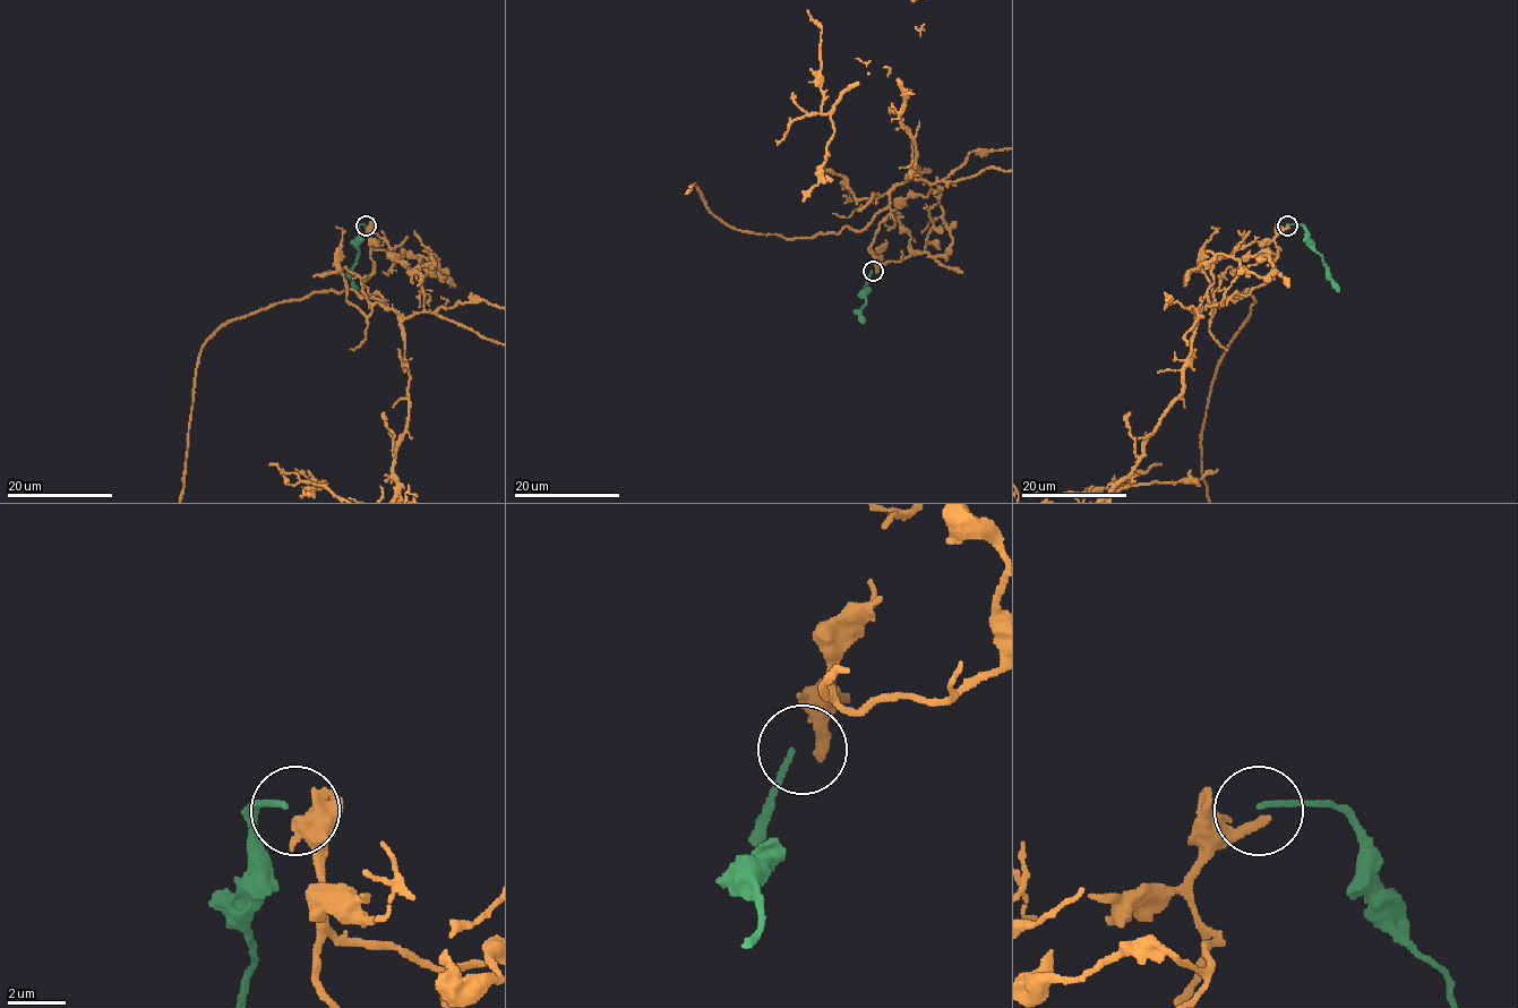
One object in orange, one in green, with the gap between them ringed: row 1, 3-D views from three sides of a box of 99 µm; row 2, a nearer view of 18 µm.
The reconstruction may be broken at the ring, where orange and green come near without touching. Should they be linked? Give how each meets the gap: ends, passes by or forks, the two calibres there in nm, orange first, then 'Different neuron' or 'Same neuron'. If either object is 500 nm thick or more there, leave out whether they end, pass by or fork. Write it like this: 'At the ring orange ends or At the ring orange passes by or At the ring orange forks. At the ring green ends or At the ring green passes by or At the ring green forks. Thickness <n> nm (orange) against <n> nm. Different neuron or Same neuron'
At the ring orange ends. At the ring green ends. Thickness 360 nm (orange) against 200 nm. Different neuron

